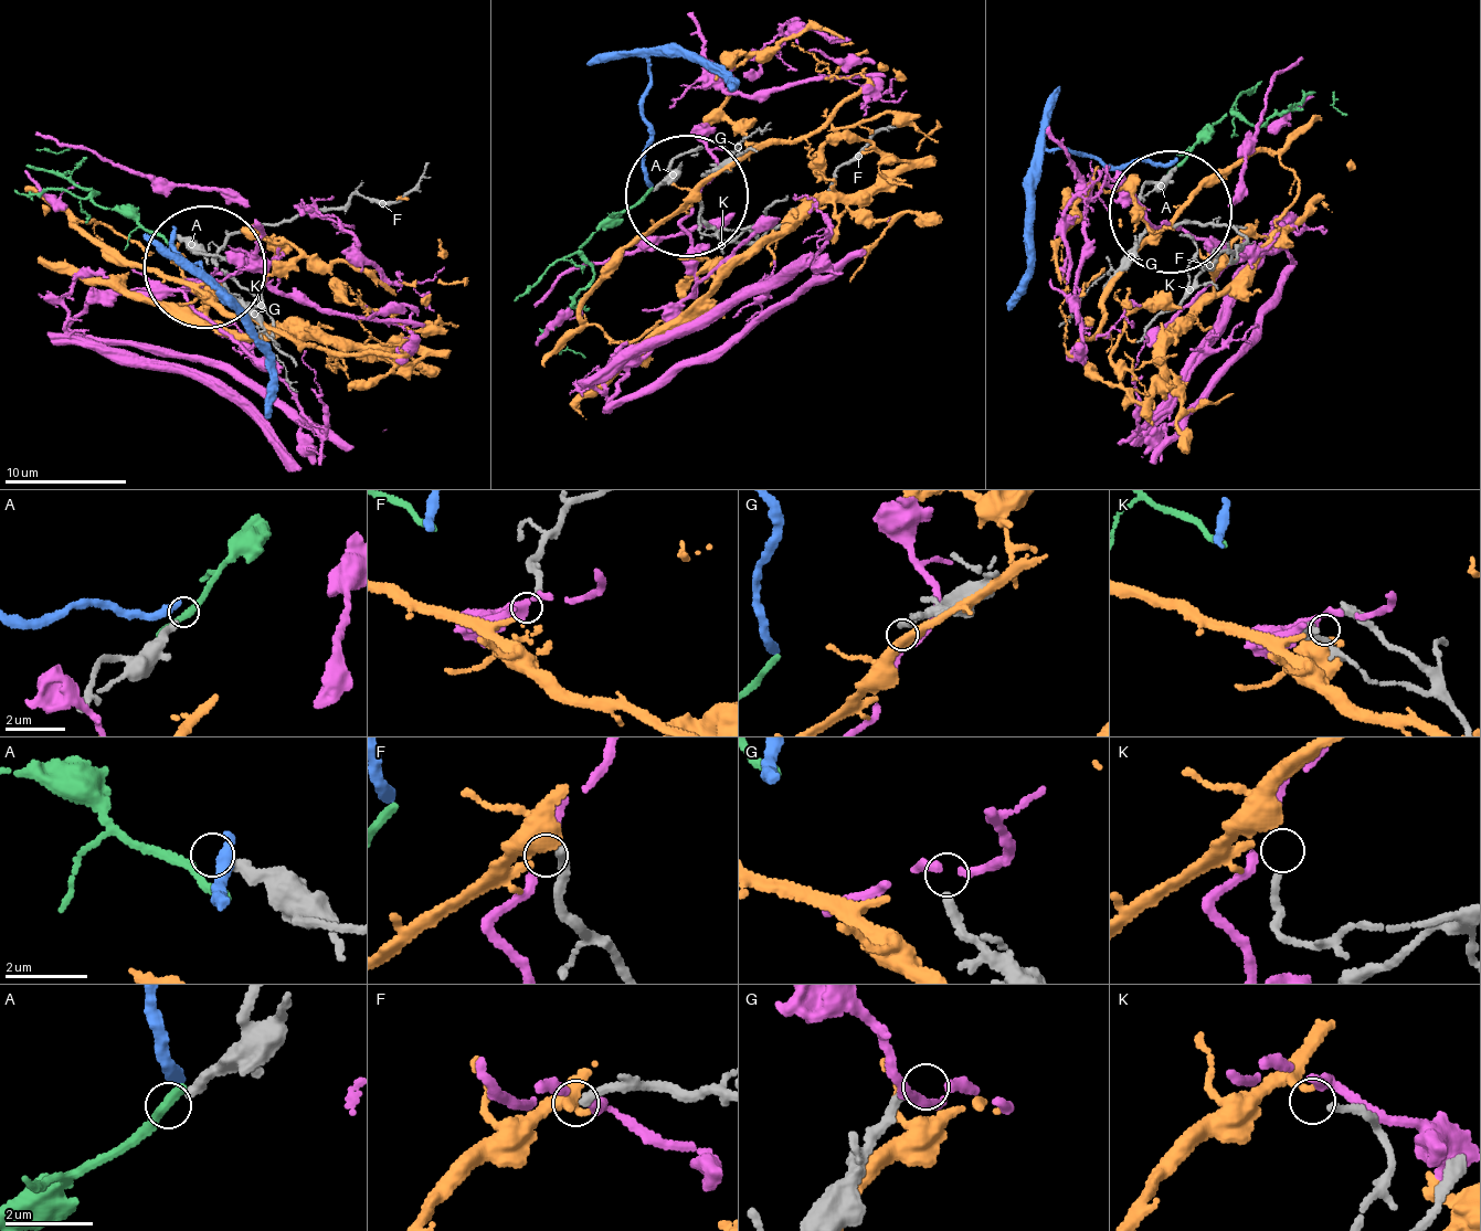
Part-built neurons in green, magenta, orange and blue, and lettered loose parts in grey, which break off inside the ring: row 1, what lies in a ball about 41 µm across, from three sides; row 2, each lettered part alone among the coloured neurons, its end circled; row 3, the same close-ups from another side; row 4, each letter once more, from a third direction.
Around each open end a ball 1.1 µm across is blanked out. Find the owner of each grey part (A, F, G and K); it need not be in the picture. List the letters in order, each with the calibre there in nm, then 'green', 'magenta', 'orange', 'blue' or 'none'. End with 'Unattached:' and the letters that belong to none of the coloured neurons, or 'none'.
A: calibre 260 nm; none
F: calibre 190 nm; orange
G: calibre 220 nm; none
K: calibre 150 nm; none
Unattached: A, G, K

